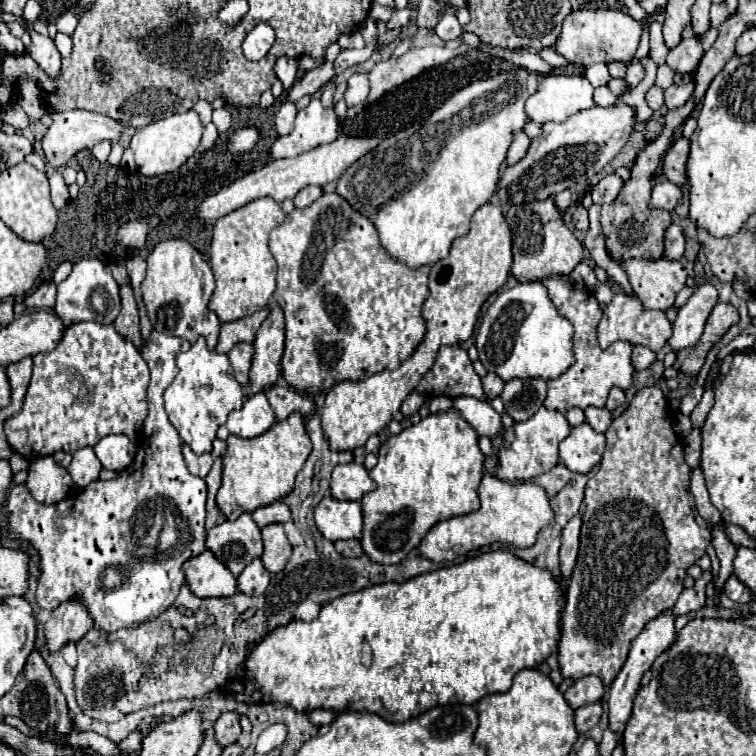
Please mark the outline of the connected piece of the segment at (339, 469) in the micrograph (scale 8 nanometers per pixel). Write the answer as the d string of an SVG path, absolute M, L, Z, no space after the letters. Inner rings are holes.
M340 464L332 470L330 490L336 500L360 500L364 494L376 488L368 470L362 464Z

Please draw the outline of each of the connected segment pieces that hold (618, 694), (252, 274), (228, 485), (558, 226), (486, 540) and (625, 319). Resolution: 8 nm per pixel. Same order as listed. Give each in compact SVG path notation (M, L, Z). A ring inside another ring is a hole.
M670 610L664 612L664 614L660 614L658 618L650 620L650 622L646 624L646 628L640 632L640 636L632 642L632 648L630 648L630 654L628 654L626 664L622 666L620 674L616 676L616 680L614 680L614 682L610 684L610 688L608 688L608 694L610 694L610 696L608 696L608 728L610 728L614 734L622 736L622 732L626 730L626 720L630 720L634 696L636 696L636 692L638 692L638 688L640 688L640 680L642 680L644 672L652 668L654 660L656 660L672 642L674 642L674 616L672 616Z
M266 196L216 220L210 244L210 266L216 278L216 290L208 308L220 318L220 322L234 322L268 306L276 288L276 260L268 248L268 234L282 224L284 218L282 204Z
M292 414L284 422L276 422L268 432L256 438L228 436L228 450L222 456L222 486L216 504L226 520L234 522L242 512L254 512L260 506L272 504L292 492L294 478L312 452L310 438L304 430L300 414Z
M554 198L536 200L530 204L516 204L508 210L508 226L512 230L512 276L518 282L542 280L554 274L570 274L584 258L582 242L564 224L562 212L554 204Z
M486 474L482 482L484 482L484 494L480 492L480 502L482 502L480 510L442 520L434 528L430 528L430 532L424 536L424 540L418 546L422 558L428 558L432 562L446 562L446 560L452 562L458 556L464 556L476 548L494 542L506 542L518 548L530 548L536 542L538 530L552 520L550 500L540 486L530 482L508 484L490 474Z
M618 292L612 298L612 302L608 304L608 308L604 310L604 316L598 324L598 344L600 344L600 348L608 348L612 342L626 340L634 346L642 344L642 346L648 346L650 350L658 352L666 344L666 340L670 338L670 332L672 332L672 324L668 320L666 312L648 310L648 308L644 308L642 300L636 294Z

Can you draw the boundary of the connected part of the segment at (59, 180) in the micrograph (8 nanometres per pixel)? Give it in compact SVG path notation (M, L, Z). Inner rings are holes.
M56 170L50 172L50 192L52 192L52 204L54 204L56 210L60 210L68 204L68 200L70 200L68 186L66 186L62 174L56 172Z

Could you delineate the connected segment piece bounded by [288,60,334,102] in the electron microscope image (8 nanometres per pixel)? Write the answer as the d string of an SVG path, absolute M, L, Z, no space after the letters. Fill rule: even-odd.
M324 60L320 66L308 70L296 86L292 86L292 90L288 94L288 100L298 102L304 94L310 94L310 96L316 94L332 76L334 76L334 64L330 60Z

